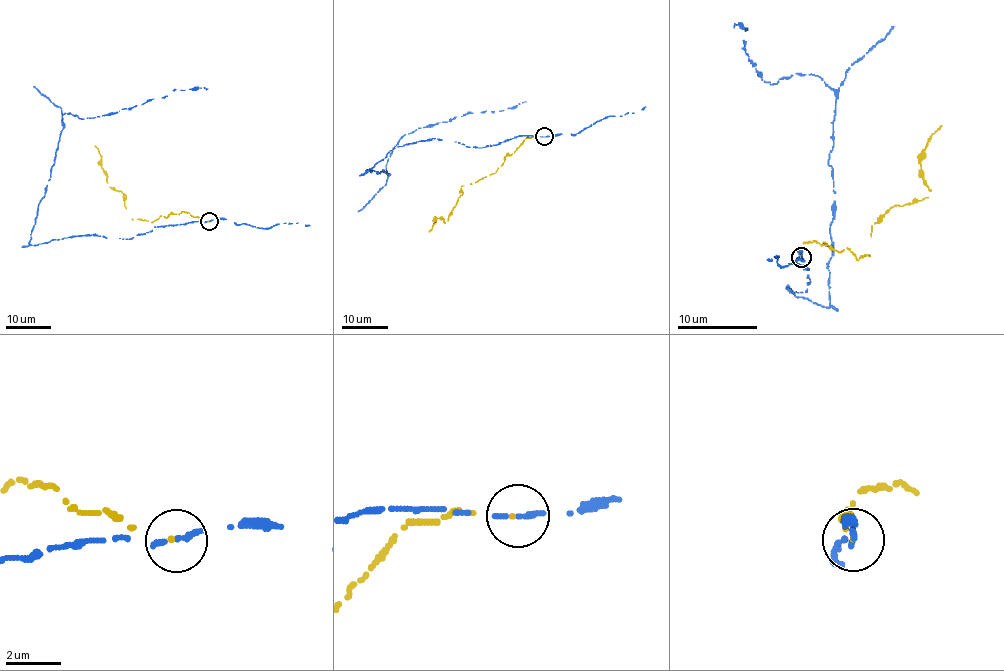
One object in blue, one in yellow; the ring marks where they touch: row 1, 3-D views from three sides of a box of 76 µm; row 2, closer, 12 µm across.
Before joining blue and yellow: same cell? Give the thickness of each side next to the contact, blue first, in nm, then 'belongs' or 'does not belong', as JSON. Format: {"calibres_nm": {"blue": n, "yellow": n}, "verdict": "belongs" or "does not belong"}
{"calibres_nm": {"blue": 240, "yellow": 100}, "verdict": "does not belong"}

